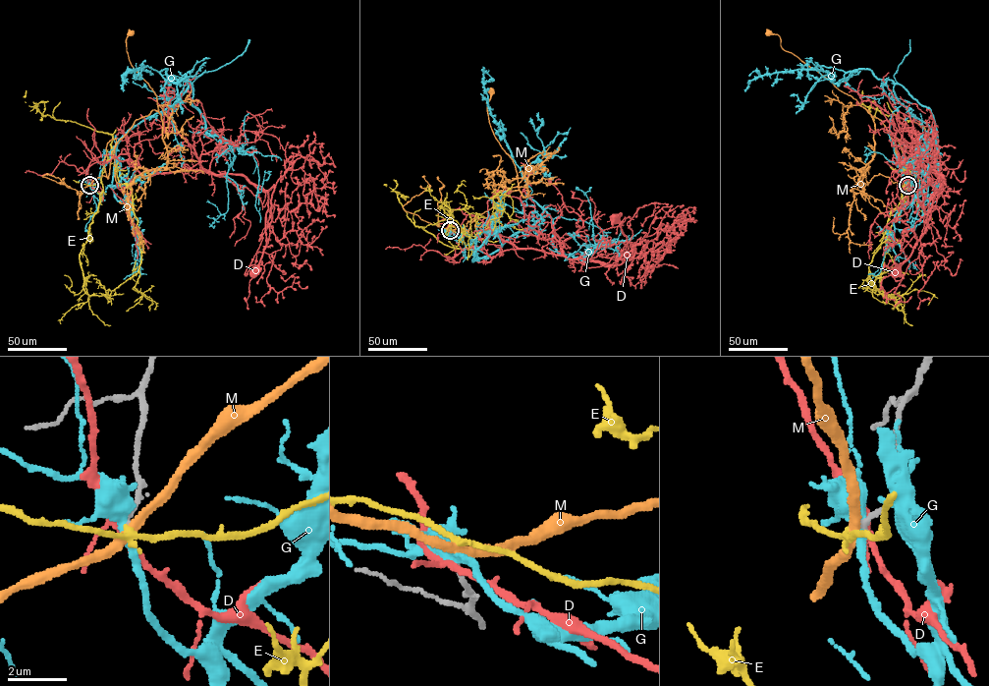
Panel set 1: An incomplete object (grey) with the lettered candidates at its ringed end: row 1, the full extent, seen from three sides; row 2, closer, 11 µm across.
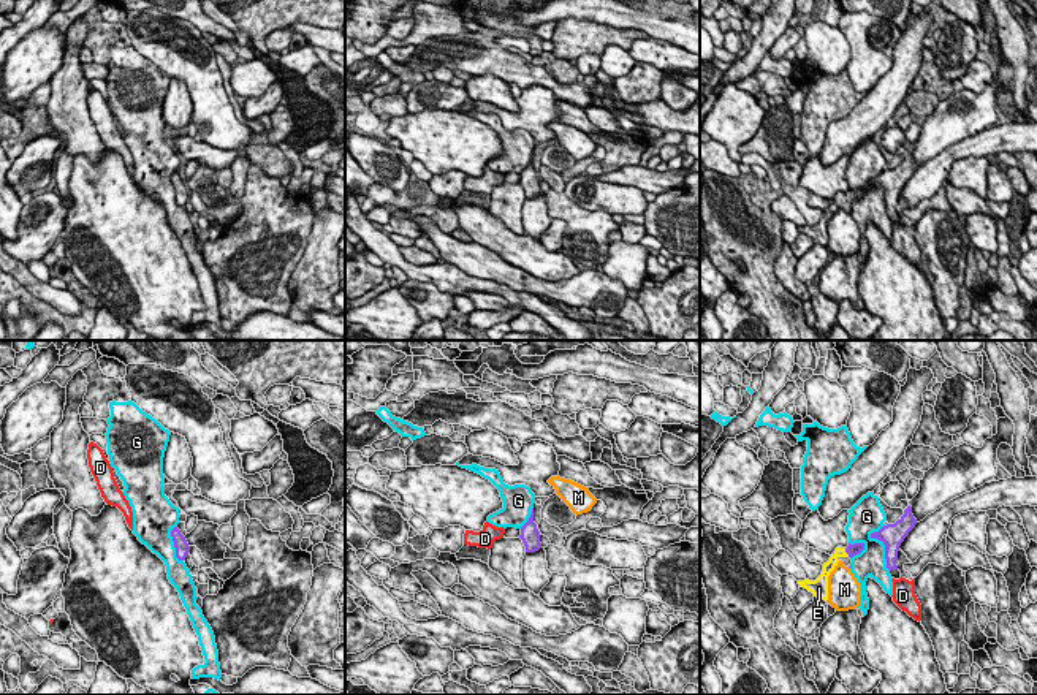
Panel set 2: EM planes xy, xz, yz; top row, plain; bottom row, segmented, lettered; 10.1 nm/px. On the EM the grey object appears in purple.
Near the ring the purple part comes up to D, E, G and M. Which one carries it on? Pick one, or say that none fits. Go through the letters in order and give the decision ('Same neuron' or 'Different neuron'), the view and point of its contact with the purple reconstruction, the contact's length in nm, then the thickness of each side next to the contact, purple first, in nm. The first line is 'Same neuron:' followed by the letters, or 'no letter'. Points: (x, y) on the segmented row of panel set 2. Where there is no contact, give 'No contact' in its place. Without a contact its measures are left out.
Same neuron: E
D: Different neuron. No contact
E: Same neuron. Touches purple at yz (846, 551). Shared border 110 nm. Thickness 130 nm (purple) against 120 nm
G: Different neuron. Touches purple at yz (884, 543). Shared border 480 nm. Thickness 240 nm (purple) against 300 nm
M: Different neuron. No contact

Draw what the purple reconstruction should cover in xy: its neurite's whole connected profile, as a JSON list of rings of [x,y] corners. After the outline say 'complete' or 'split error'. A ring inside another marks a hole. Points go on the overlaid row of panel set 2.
[[[174,527],[171,530],[171,537],[173,537],[174,548],[176,548],[176,557],[179,560],[185,560],[187,554],[190,553],[190,546],[188,546],[185,537],[180,534],[180,530],[177,527]]] | complete

